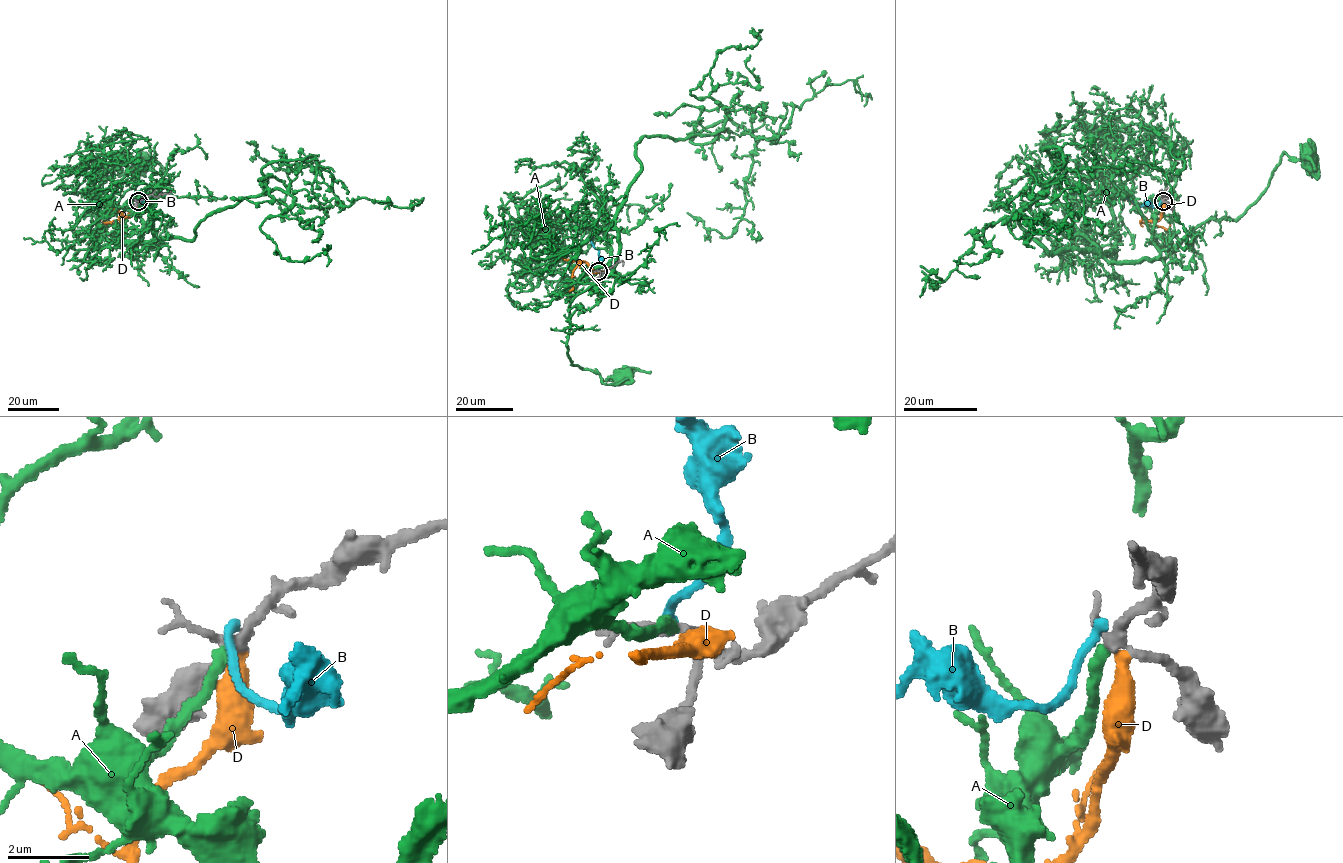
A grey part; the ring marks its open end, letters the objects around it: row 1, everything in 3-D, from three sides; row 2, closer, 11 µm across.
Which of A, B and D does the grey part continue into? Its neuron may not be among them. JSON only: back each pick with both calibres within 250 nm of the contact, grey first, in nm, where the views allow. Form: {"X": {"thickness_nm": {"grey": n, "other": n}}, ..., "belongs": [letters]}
{"A": {"thickness_nm": {"grey": 190, "other": 300}}, "belongs": ["A"]}

